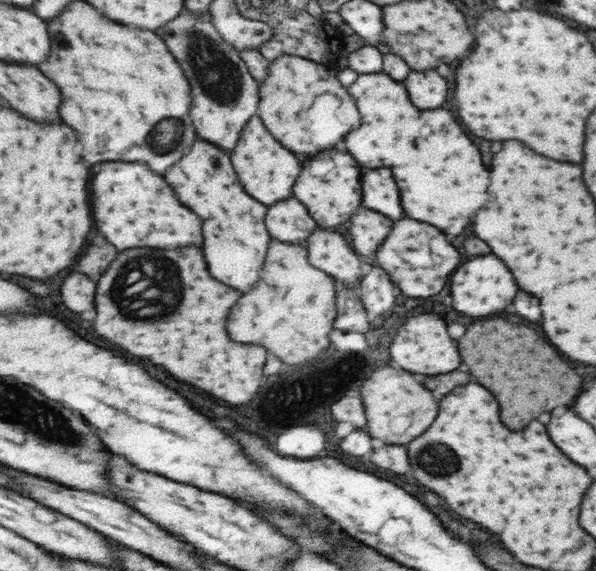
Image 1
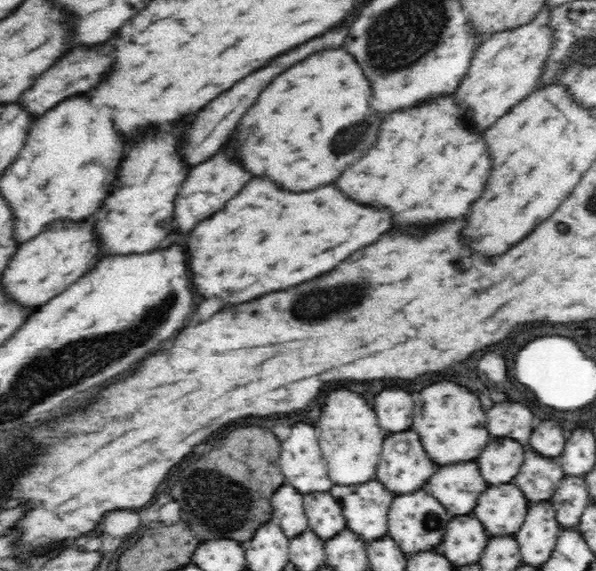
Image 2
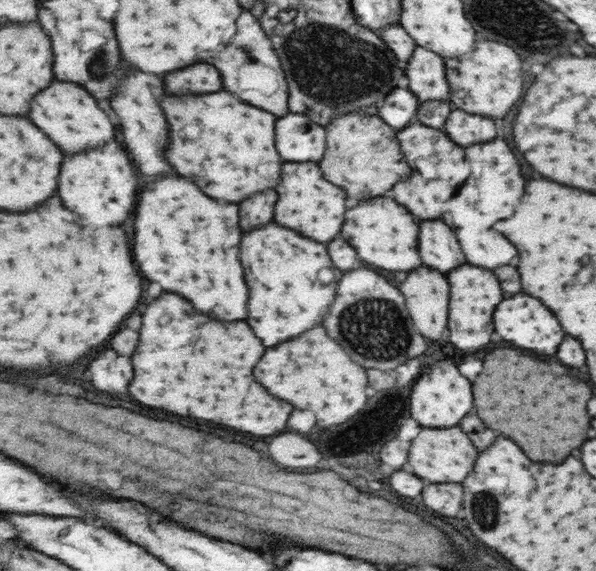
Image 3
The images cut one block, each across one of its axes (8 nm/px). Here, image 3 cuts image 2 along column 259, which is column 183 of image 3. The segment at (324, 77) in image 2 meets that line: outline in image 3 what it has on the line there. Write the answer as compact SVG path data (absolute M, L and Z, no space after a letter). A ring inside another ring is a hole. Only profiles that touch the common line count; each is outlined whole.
M225 90L191 98L167 96L163 108L173 134L167 160L177 166L179 174L195 180L207 196L239 204L257 192L277 188L281 182L281 166L285 160L275 144L277 114L249 106Z

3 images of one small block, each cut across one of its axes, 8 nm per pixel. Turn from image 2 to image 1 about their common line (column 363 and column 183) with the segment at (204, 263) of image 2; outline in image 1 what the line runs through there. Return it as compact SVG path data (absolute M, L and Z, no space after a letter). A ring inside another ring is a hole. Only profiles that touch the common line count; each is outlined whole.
M111 162L103 164L103 170L95 176L93 184L95 196L95 220L101 234L119 250L131 248L187 248L187 246L203 246L203 218L183 206L177 198L175 190L167 184L167 180L155 174L147 164L129 164L129 162Z

